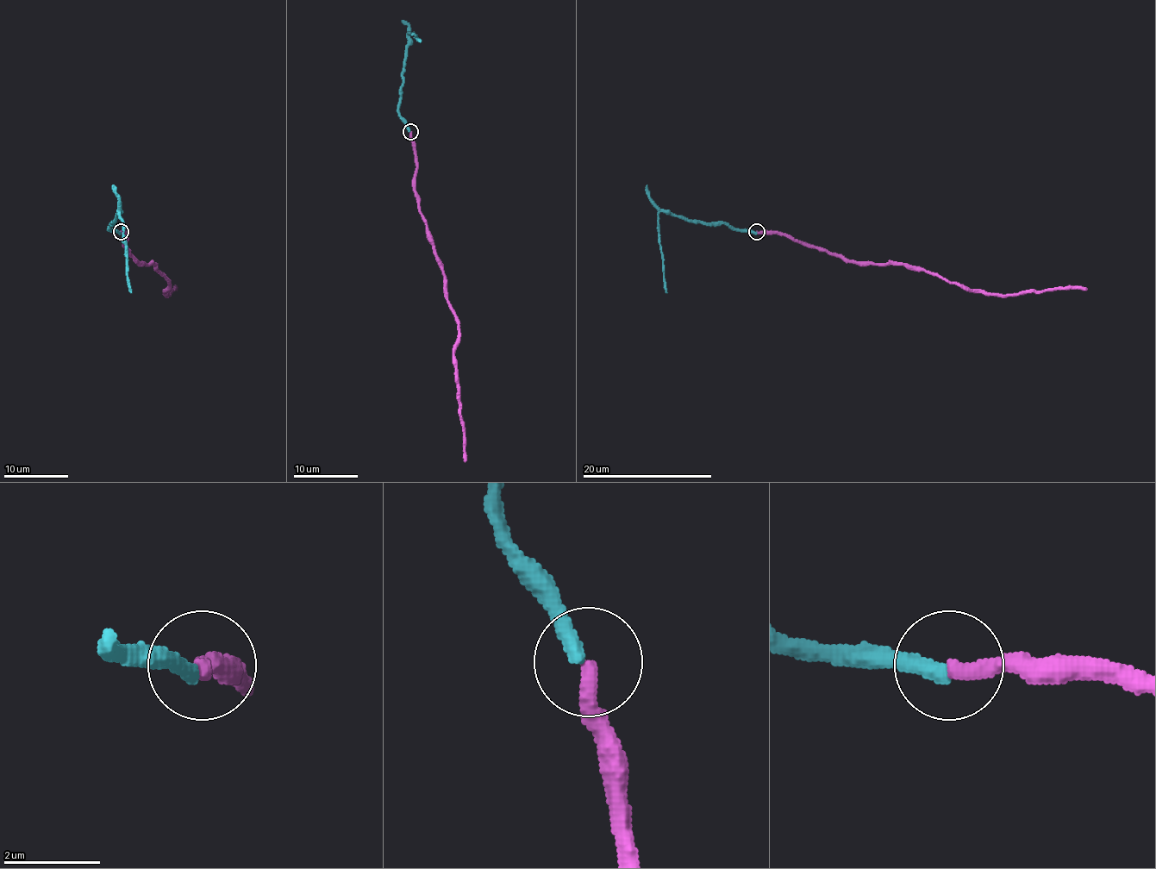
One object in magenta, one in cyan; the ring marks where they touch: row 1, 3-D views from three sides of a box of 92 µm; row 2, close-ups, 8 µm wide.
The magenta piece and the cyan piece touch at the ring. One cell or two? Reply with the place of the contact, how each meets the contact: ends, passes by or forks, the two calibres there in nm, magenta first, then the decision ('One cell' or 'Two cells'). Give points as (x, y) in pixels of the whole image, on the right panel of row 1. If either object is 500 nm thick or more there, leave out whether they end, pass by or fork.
Place: (756, 232). At the ring magenta ends. At the ring cyan ends. Thickness 360 nm (magenta) against 360 nm. One cell

